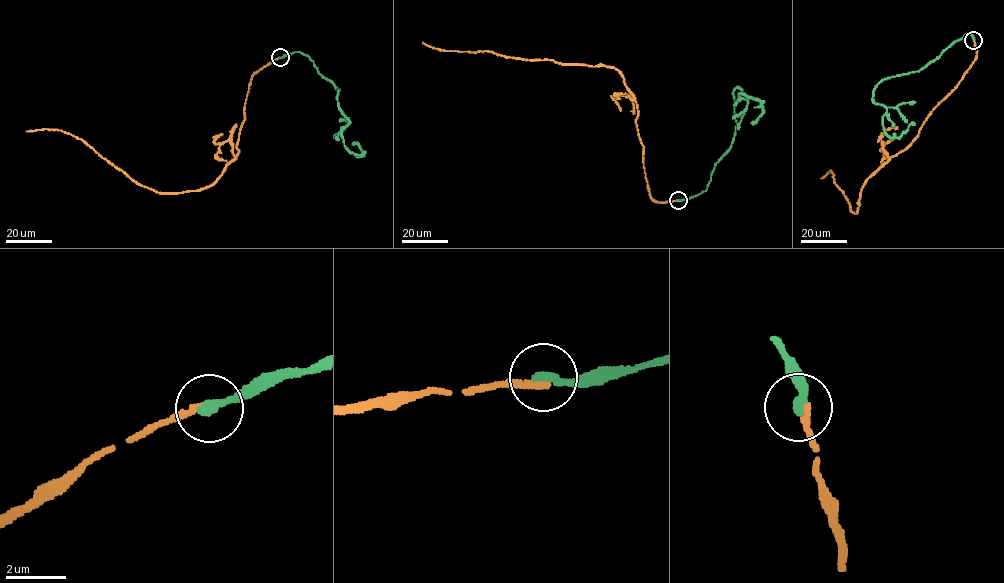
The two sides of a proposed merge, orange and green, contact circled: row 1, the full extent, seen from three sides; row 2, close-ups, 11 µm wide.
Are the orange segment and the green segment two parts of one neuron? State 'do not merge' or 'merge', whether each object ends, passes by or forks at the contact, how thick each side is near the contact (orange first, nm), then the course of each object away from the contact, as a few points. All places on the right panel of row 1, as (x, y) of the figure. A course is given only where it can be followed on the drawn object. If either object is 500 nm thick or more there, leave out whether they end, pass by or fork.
do not merge; orange ends there; green ends there; 200 nm thick on the orange side, 300 nm on the other; orange runs (973, 40), (976, 59), (931, 111), (918, 136), (867, 179), (856, 213), (851, 211), (831, 171), (821, 178); green runs (973, 40), (968, 32), (919, 70), (885, 78), (874, 89), (873, 101), (886, 108), (888, 136), (914, 125)

